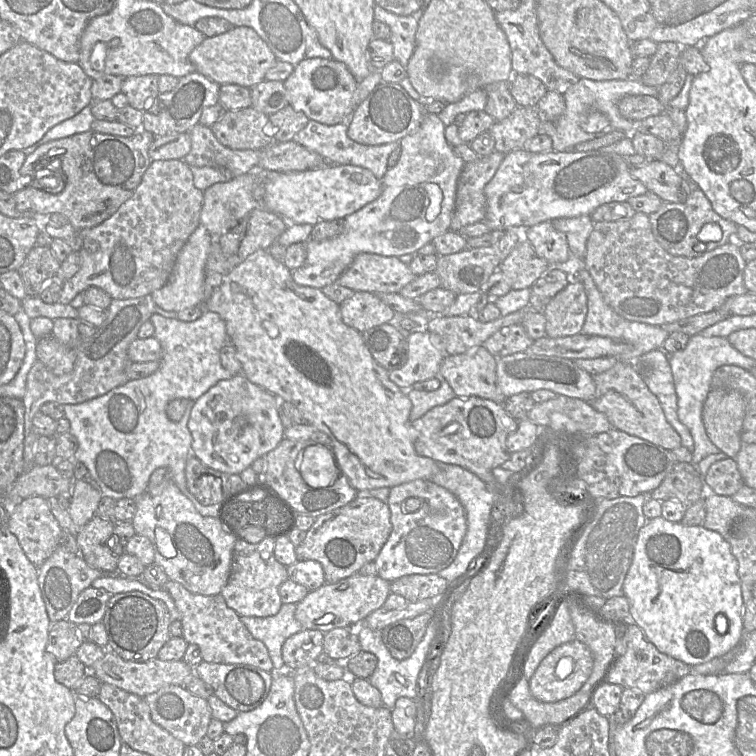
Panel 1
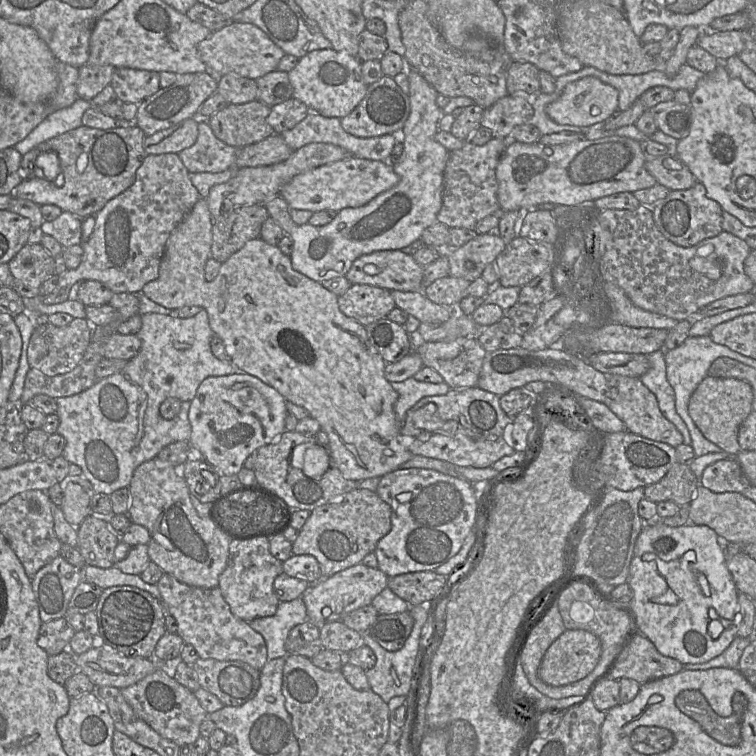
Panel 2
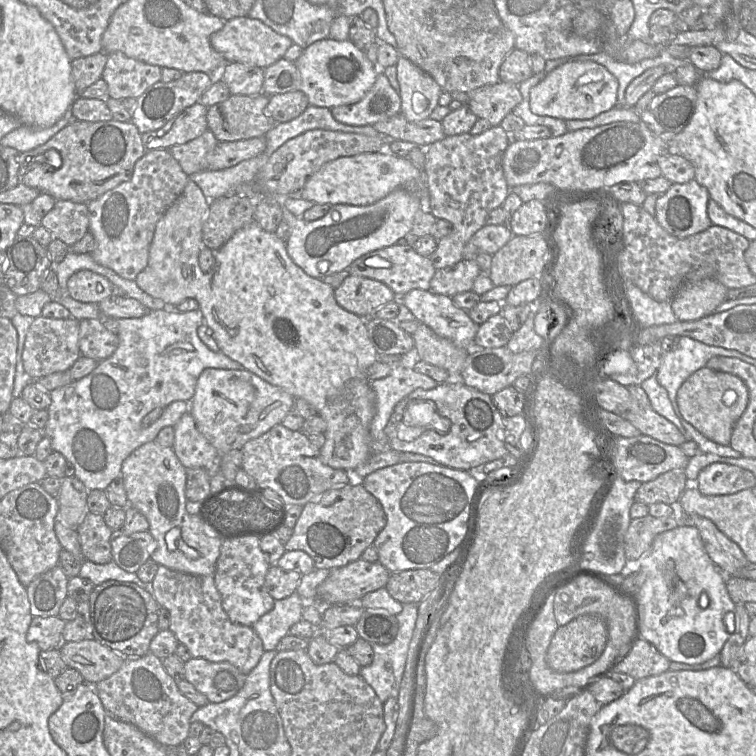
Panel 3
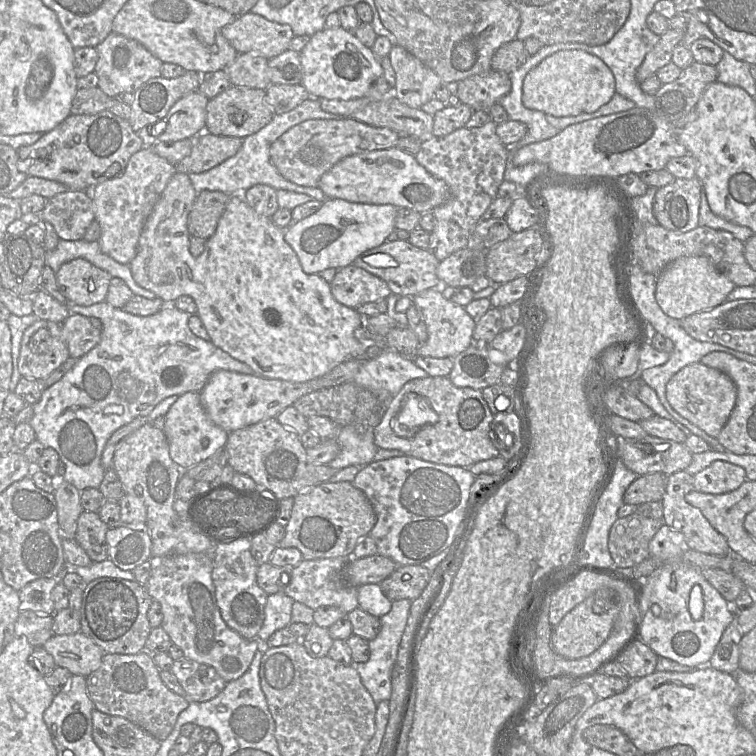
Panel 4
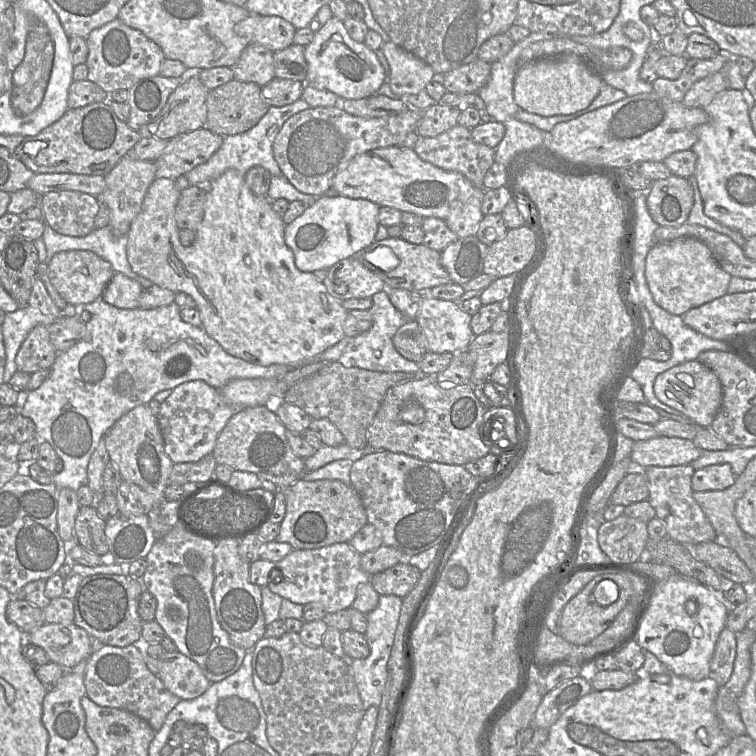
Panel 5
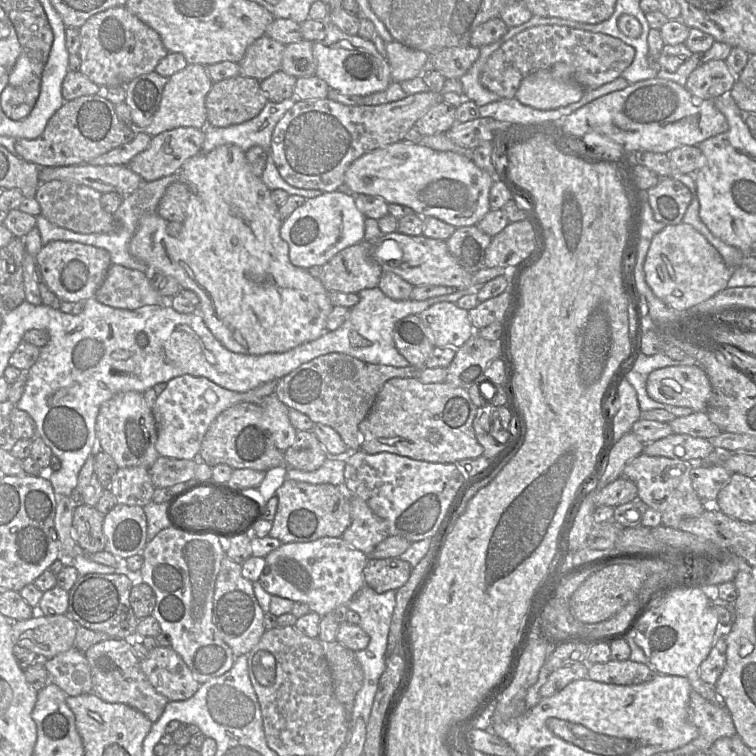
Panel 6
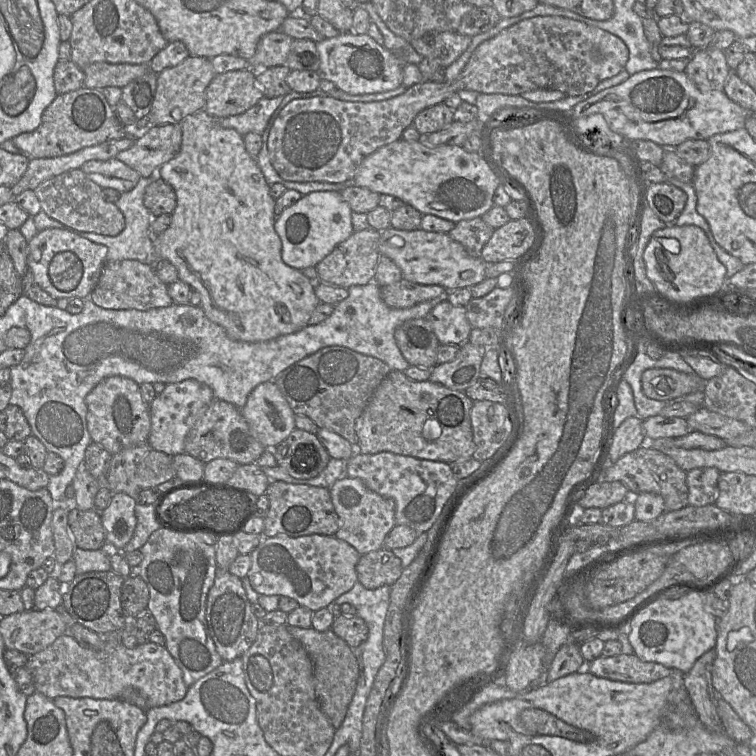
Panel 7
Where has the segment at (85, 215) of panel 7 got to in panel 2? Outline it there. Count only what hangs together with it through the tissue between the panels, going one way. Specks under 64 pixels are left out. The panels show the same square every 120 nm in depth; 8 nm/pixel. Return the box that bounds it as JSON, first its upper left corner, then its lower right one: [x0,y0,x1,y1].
[41,211,82,249]

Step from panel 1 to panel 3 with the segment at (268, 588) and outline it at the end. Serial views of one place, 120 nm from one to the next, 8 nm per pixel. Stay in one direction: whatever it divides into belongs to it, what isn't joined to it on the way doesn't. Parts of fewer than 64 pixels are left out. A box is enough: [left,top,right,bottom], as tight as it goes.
[213,536,275,626]

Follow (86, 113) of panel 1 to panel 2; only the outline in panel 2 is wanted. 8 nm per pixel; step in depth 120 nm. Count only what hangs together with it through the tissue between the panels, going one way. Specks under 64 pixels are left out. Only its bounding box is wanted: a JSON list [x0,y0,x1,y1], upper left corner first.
[14,98,91,155]

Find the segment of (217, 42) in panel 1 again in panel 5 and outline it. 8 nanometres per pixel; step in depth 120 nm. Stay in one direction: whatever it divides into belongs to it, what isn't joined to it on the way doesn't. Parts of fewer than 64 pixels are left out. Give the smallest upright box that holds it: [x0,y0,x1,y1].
[234,14,296,52]

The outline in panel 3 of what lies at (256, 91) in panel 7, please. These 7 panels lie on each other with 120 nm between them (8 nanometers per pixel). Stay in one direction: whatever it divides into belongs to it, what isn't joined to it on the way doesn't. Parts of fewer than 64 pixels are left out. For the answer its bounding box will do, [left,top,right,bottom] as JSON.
[208,92,276,142]

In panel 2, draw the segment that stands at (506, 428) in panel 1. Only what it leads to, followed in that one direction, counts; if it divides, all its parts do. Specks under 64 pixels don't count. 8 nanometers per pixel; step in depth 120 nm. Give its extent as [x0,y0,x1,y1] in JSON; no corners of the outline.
[400,387,514,468]

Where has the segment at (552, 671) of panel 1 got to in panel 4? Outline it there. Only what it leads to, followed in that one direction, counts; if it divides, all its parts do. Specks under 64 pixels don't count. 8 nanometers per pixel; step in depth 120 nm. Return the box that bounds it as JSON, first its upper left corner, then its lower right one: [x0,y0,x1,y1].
[551,588,621,659]

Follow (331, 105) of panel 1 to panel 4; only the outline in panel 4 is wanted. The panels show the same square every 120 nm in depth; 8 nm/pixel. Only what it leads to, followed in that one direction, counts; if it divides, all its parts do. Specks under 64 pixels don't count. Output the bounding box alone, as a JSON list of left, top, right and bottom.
[299,27,383,100]

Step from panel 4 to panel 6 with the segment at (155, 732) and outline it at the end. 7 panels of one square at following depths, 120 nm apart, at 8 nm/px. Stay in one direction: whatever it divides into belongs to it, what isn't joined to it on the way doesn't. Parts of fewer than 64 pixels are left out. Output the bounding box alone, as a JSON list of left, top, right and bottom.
[85,639,170,723]

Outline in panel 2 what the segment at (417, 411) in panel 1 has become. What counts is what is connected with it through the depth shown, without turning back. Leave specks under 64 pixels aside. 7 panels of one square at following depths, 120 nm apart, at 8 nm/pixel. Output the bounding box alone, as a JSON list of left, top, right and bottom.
[391,377,450,425]

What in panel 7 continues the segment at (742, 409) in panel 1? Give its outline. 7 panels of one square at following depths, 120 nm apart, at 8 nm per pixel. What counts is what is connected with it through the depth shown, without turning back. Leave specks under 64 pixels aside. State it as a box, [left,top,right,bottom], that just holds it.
[641,368,703,400]

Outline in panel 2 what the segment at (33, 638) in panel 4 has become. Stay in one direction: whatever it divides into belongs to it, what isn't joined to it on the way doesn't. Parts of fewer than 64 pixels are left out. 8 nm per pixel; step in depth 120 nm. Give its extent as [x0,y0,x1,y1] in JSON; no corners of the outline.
[37,617,76,655]

